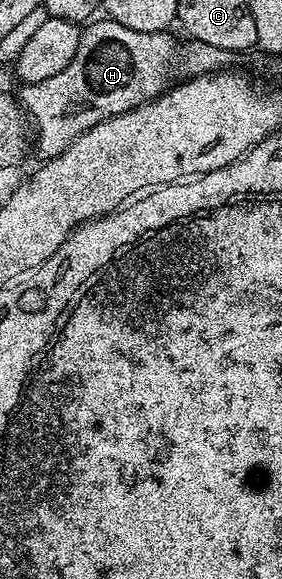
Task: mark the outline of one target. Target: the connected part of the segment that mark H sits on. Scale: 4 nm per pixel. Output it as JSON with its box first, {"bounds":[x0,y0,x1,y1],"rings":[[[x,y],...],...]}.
{"bounds":[17,18,240,161],"rings":[[[95,18],[80,31],[77,54],[73,54],[73,62],[61,70],[61,74],[53,74],[53,78],[45,78],[45,82],[22,85],[17,92],[17,99],[23,105],[28,117],[33,121],[33,128],[39,131],[39,144],[37,140],[37,152],[39,148],[40,161],[52,160],[59,156],[81,134],[85,134],[93,126],[100,124],[102,120],[113,118],[117,114],[132,112],[147,104],[150,100],[156,100],[163,95],[168,88],[176,82],[182,82],[192,76],[207,76],[211,72],[226,72],[234,69],[240,53],[221,50],[221,46],[209,46],[209,42],[192,40],[171,36],[166,32],[142,32],[141,30],[129,30],[129,26],[121,26],[121,22],[110,18]]]}

